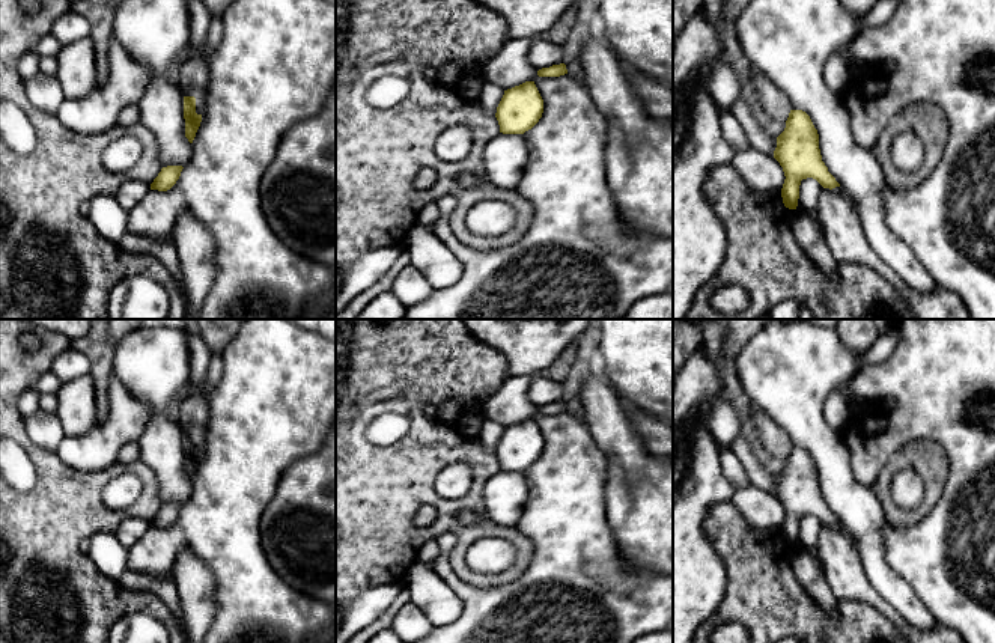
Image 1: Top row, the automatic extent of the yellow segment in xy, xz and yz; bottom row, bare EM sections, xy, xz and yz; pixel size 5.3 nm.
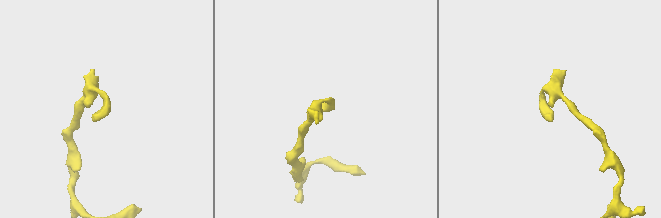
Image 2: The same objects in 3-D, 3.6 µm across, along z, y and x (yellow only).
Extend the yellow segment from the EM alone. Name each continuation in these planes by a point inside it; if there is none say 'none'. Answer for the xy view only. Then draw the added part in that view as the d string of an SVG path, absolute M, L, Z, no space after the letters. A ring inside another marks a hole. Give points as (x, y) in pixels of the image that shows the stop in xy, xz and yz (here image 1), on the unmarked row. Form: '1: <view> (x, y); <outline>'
1: xy (193, 414); M193 325L185 328L190 346L190 387L188 396L179 408L179 426L184 434L196 435L196 450L203 452L209 395L202 390L202 384L205 382L212 352Z

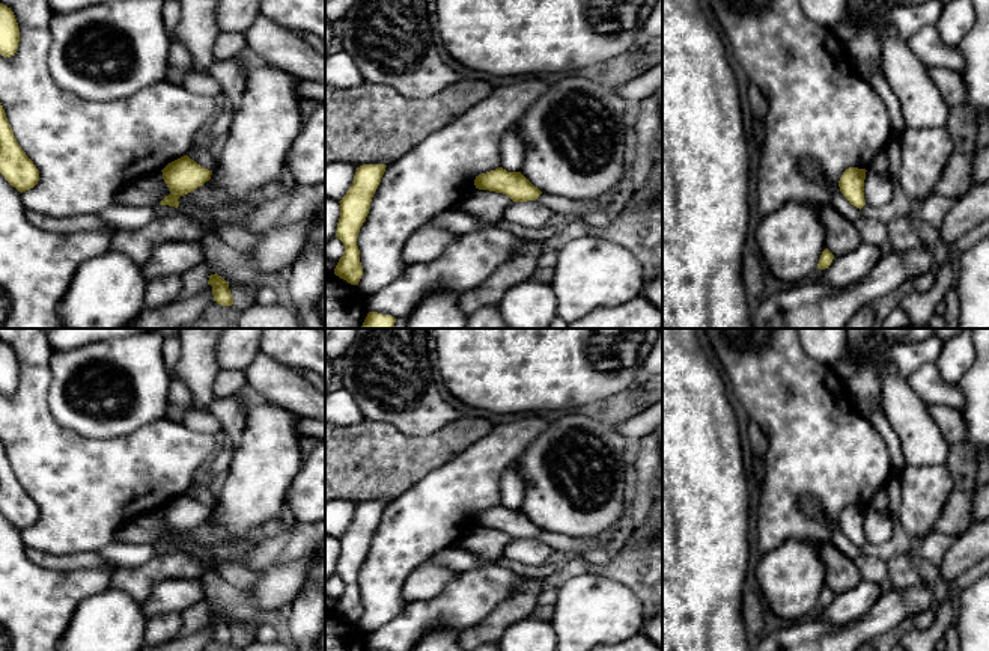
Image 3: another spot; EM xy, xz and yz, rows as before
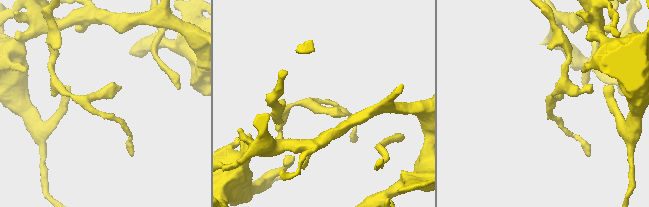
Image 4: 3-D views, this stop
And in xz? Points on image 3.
none

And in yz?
none

